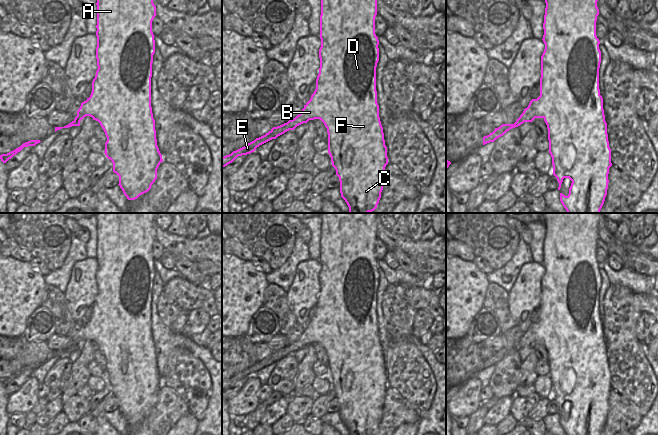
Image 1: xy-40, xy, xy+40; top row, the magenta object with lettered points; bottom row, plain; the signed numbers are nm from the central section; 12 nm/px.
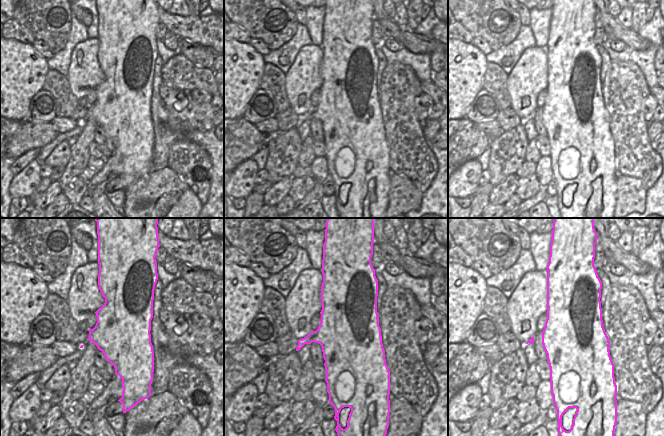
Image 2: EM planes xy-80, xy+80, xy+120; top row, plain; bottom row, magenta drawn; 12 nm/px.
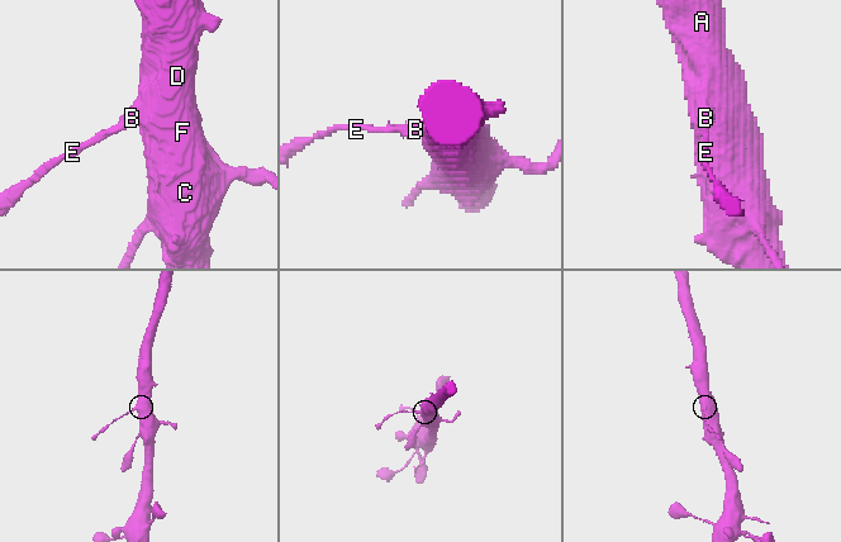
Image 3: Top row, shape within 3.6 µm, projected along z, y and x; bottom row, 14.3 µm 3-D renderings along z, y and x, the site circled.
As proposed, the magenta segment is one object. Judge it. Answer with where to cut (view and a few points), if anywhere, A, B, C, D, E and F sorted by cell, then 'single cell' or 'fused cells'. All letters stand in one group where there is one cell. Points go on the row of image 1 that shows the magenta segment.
cut xy (287, 122), (294, 128); groups A B C D F / E; fused cells

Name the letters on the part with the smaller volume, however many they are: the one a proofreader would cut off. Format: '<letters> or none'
E

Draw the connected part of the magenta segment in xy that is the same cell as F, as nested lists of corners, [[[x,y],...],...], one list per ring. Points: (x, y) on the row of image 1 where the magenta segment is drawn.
[[[321,0],[320,68],[316,89],[300,114],[288,121],[294,129],[314,119],[324,123],[328,133],[328,153],[349,213],[369,213],[377,208],[388,164],[376,91],[379,61],[376,15],[377,0]]]

